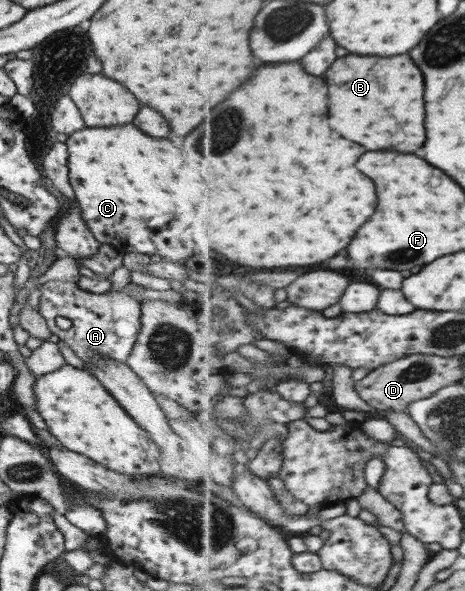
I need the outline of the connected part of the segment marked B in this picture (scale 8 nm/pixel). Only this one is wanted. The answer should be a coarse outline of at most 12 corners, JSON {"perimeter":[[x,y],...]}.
{"perimeter":[[409,54],[329,68],[331,126],[367,150],[425,144]]}

